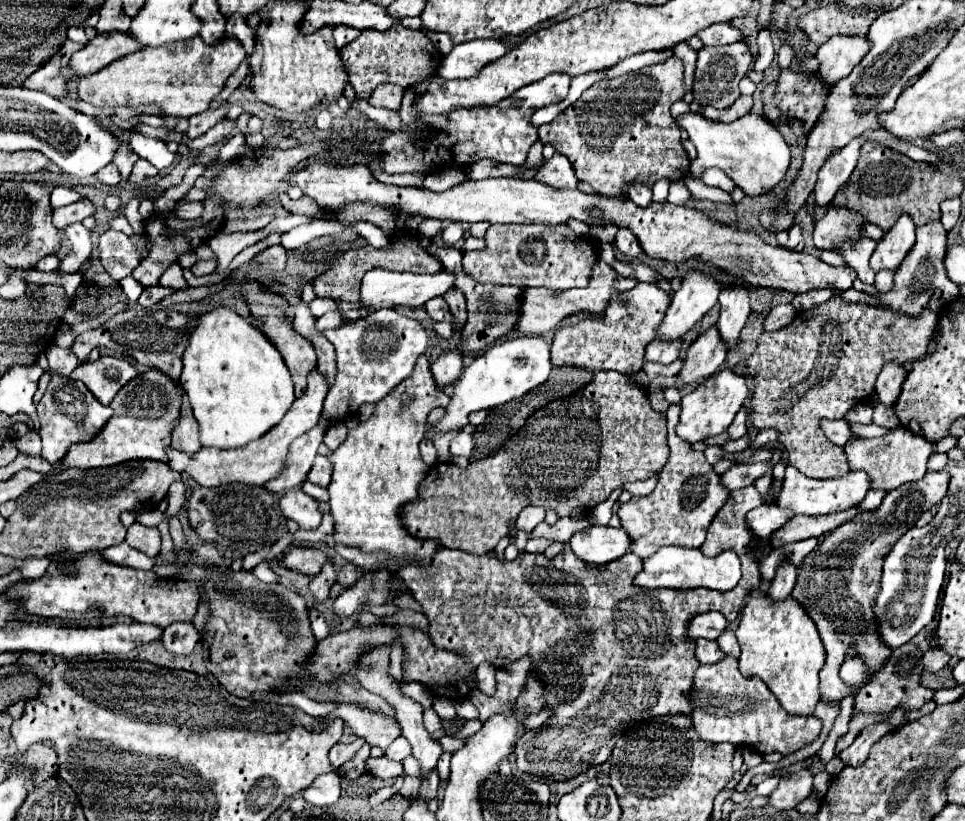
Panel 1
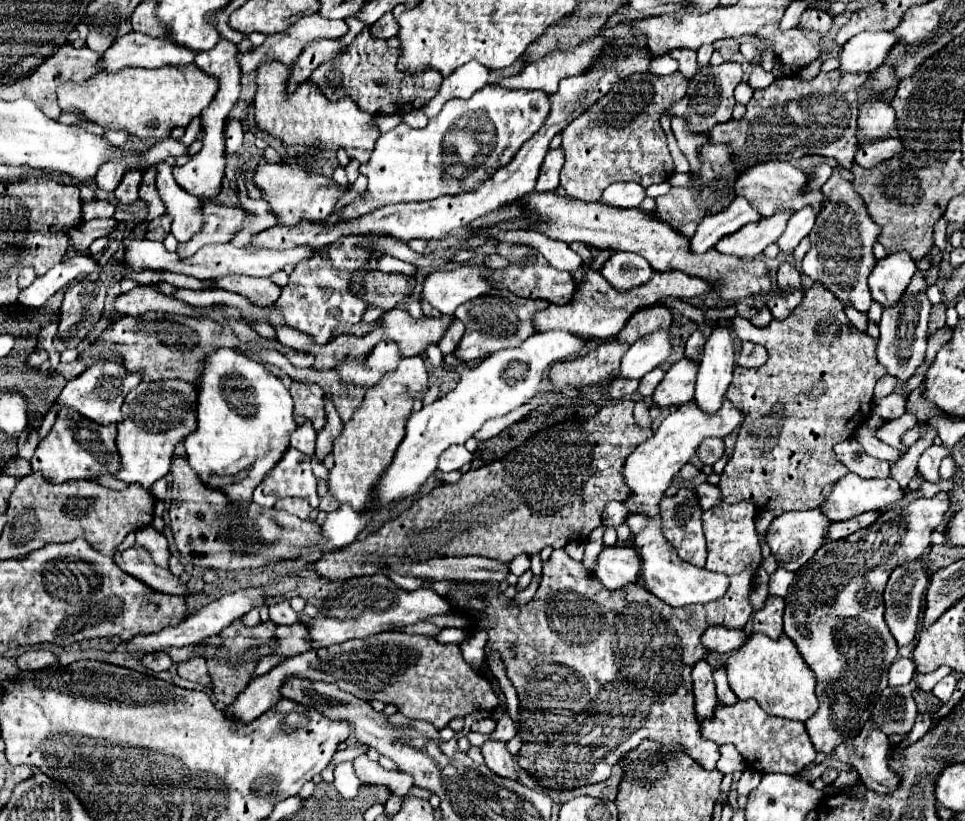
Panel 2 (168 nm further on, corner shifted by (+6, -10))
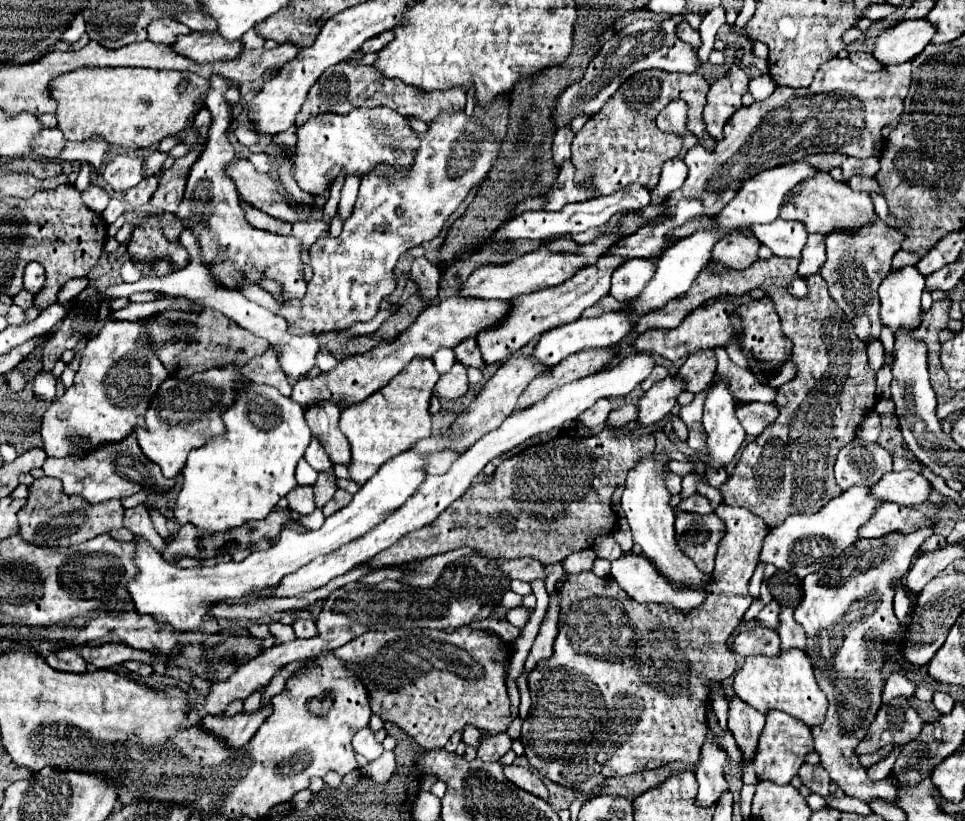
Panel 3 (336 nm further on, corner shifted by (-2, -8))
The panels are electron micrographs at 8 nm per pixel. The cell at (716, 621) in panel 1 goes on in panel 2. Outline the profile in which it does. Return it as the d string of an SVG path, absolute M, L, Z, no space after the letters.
M712 626L702 634L702 642L710 652L718 654L730 654L746 644L750 634L746 634L740 628L724 628L724 626Z

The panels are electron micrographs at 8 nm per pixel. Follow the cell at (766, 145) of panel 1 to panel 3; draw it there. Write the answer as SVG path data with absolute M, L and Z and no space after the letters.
M816 172L812 178L802 180L800 192L796 192L790 202L782 204L780 218L784 220L798 220L806 226L808 232L828 234L832 230L858 230L864 224L872 222L874 216L874 204L870 194L852 190L846 182L834 180L828 172Z

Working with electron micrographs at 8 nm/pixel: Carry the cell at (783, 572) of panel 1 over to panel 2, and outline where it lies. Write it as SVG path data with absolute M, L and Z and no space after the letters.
M768 596L762 610L754 614L752 632L762 632L772 640L782 636L782 614L784 614L784 598Z

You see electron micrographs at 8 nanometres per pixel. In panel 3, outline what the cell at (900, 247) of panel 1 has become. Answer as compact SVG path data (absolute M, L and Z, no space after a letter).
M906 266L890 272L886 280L882 280L880 294L880 320L890 326L890 330L898 328L916 328L920 324L920 296L924 292L924 276L916 270L916 266Z

